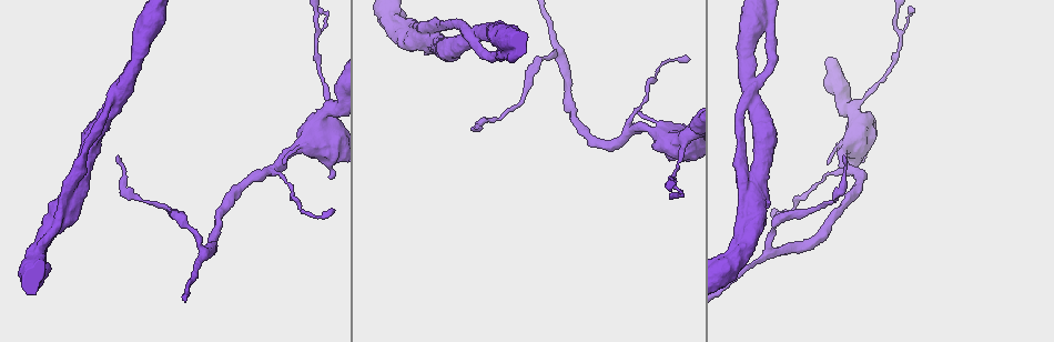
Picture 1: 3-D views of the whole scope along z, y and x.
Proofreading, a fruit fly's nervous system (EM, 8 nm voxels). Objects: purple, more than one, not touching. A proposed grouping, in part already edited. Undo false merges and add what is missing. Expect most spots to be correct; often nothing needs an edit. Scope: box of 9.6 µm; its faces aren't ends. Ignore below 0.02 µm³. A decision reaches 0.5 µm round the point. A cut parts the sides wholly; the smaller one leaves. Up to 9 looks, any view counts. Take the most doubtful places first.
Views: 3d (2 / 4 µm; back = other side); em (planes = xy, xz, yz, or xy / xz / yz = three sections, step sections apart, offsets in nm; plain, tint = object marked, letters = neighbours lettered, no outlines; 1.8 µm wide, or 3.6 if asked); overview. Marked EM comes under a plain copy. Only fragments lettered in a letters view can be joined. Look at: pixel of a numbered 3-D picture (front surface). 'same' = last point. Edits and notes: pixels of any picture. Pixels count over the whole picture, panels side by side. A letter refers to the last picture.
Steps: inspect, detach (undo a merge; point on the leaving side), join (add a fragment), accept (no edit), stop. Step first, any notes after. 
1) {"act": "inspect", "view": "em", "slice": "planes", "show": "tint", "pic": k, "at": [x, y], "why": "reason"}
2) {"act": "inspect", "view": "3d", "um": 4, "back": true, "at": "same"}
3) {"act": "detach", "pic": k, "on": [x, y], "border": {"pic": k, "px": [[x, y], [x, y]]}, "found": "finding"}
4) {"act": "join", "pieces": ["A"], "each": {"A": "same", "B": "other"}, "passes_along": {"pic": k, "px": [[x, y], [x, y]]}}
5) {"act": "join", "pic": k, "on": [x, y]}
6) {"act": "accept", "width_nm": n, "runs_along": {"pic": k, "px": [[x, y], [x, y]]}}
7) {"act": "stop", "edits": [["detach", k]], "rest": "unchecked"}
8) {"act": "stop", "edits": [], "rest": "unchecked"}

{"act": "inspect", "view": "3d", "um": 2, "pic": 1, "at": [119, 157], "why": "free end"}

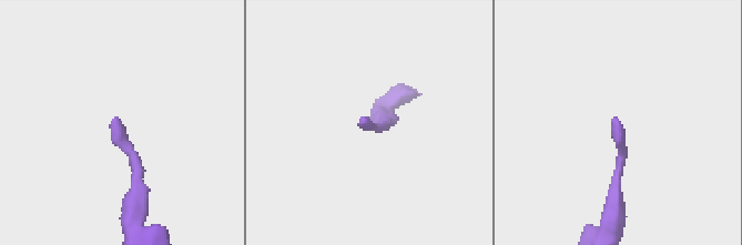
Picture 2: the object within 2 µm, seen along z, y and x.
{"act": "inspect", "view": "em", "slice": "yz", "step": 4, "show": "tint", "pic": 2, "at": [363, 119], "why": "now the EM"}

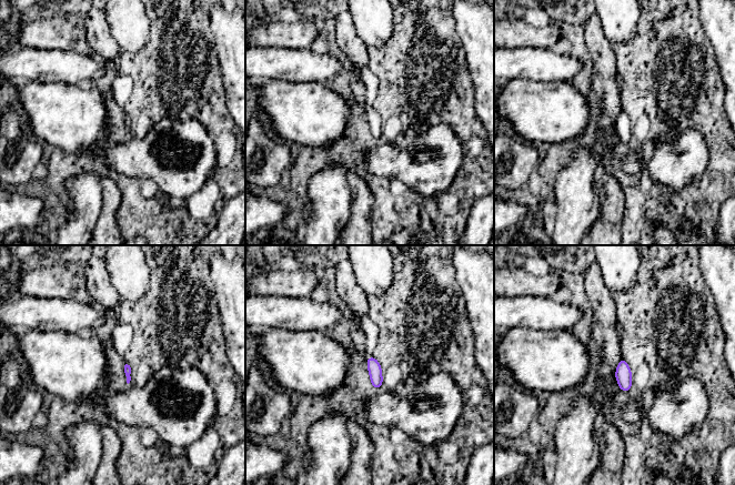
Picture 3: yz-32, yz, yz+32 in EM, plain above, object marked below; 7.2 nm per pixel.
{"act": "inspect", "view": "em", "slice": "planes", "show": "letters", "at": "same"}

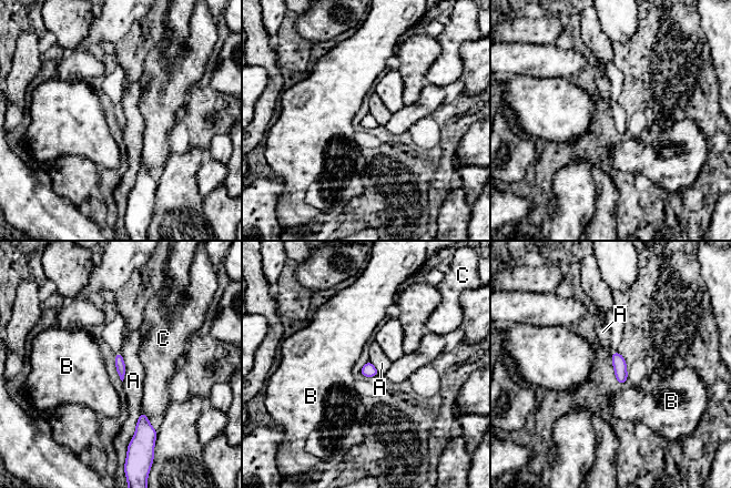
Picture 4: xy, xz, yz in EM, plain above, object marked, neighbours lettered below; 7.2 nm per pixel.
{"act": "accept", "each": {"A": "other", "B": "other", "C": "other"}, "border": {"pic": 4, "px": [[141, 413], [135, 433], [129, 441]]}, "found": "no lettered fragment goes on from it"}

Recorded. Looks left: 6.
{"act": "inspect", "view": "3d", "um": 4, "pic": 1, "at": [273, 167], "why": "side arm on a straight run"}

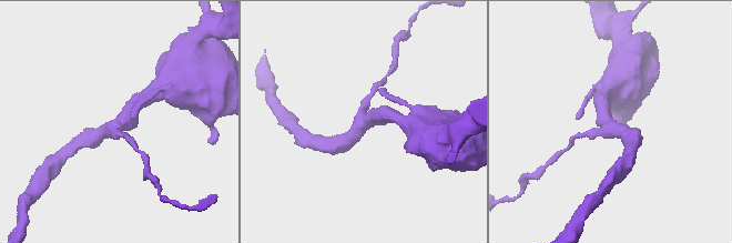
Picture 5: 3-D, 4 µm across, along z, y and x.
{"act": "inspect", "view": "em", "slice": "planes", "show": "letters", "pic": 5, "at": [612, 124], "arms": 3, "why": "need the tissue"}

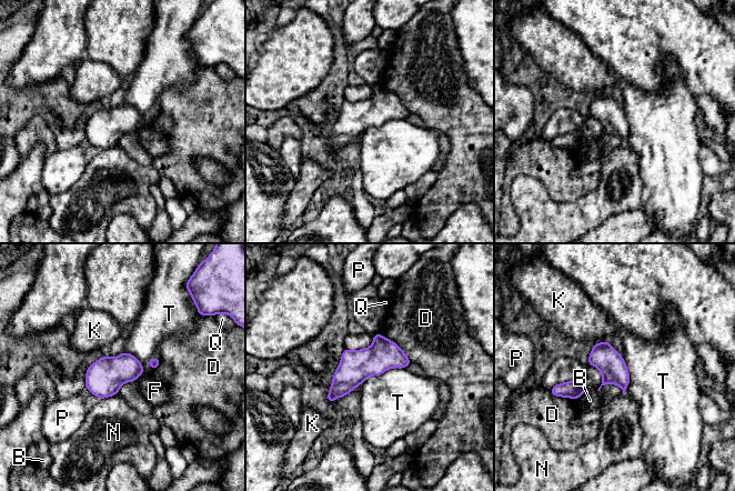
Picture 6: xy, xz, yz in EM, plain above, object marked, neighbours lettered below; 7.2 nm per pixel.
{"act": "accept", "width_nm": 190, "longest_contact_nm": ["T", 360], "each": {"B": "other", "D": "other", "F": "other", "K": "other", "N": "other", "P": "other", "Q": "other", "T": "other"}, "found": "continuous, no second neuron"}

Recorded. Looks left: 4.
{"act": "inspect", "view": "3d", "um": 4, "pic": 1, "at": [501, 49], "why": "two arms in line, one across"}

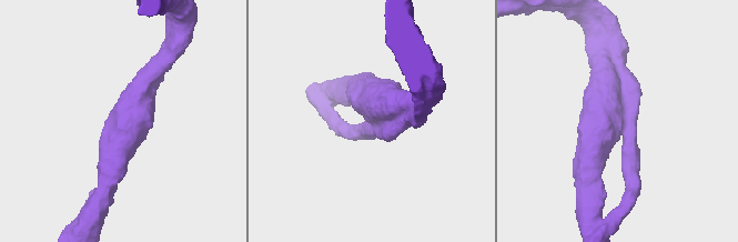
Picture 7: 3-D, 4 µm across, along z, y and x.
{"act": "inspect", "view": "em", "um": 3.6, "slice": "xy", "step": 4, "show": "tint", "pic": 7, "at": [618, 135], "arms": 3, "arm_widths_nm": [280, 360, 420], "why": "need the tissue"}

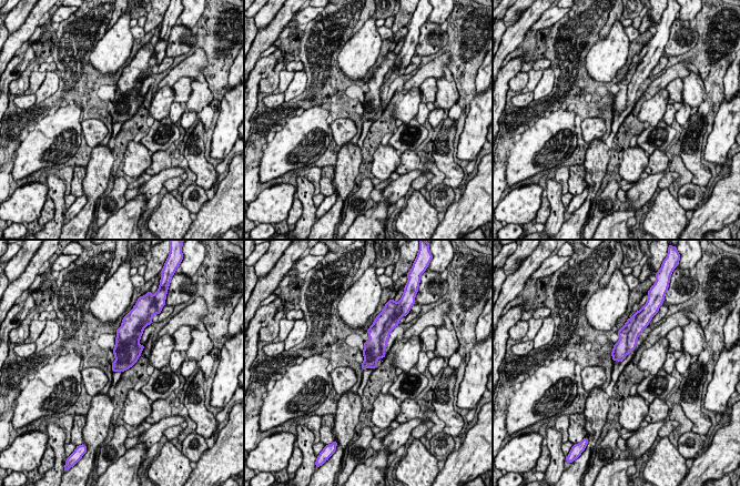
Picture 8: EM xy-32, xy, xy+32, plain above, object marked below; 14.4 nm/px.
{"act": "inspect", "view": "em", "um": 3.6, "slice": "planes", "show": "letters", "at": "same"}

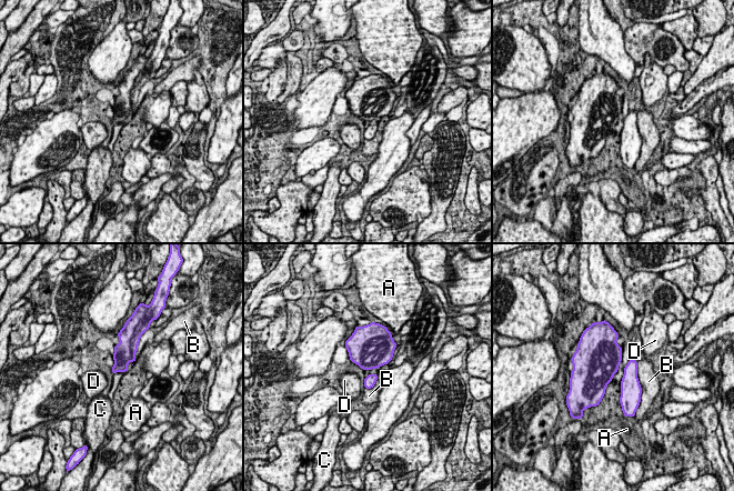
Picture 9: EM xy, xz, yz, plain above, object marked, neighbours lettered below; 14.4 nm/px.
{"act": "accept", "each": {"A": "other", "B": "other", "C": "other", "D": "other"}, "border": {"pic": 9, "px": [[636, 362], [641, 398]]}, "found": "all the same neuron"}

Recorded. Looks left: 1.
{"act": "inspect", "view": "em", "um": 3.6, "slice": "planes", "show": "letters", "pic": 1, "at": [860, 123], "why": "abrupt turn"}

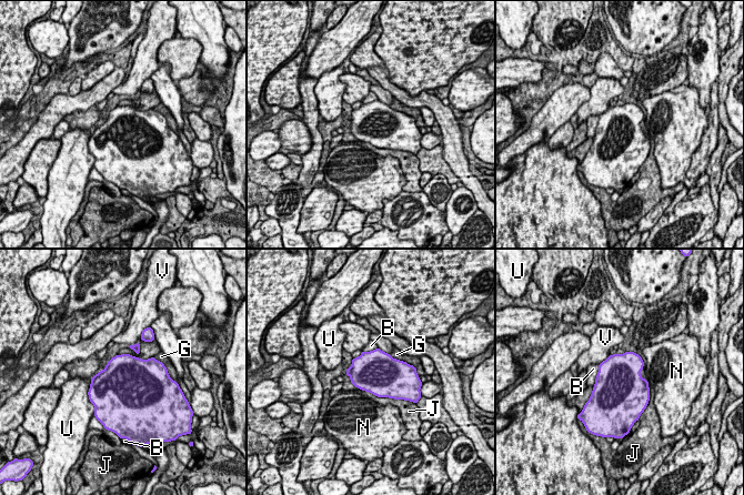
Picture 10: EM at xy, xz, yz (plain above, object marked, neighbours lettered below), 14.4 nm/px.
{"act": "accept", "each": {"B": "other", "G": "other", "J": "other", "N": "other", "U": "other", "V": "other"}, "border": {"pic": 10, "px": [[609, 354], [599, 364]]}, "found": "continuous, no second neuron"}

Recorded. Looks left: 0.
{"act": "stop", "edits": [], "rest": "unchecked"}

